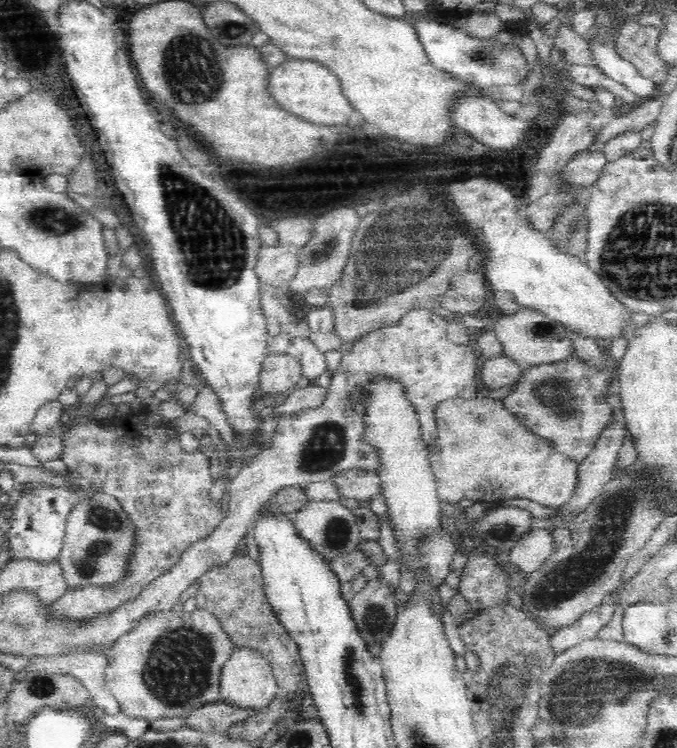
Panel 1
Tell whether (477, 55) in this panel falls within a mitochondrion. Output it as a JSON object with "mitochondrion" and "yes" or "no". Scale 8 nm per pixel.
{"mitochondrion":"yes"}

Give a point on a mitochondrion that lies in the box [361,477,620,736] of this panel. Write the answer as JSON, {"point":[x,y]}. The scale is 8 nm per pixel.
{"point":[374,616]}

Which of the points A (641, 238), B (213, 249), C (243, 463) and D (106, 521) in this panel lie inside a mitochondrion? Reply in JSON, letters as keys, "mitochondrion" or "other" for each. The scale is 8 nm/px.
{"A":"mitochondrion","B":"mitochondrion","C":"other","D":"mitochondrion"}

